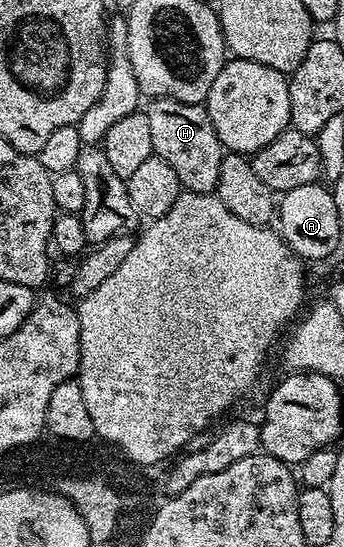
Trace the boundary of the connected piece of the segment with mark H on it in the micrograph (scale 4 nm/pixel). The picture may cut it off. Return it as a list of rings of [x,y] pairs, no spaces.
[[[157,98],[150,105],[145,113],[153,131],[154,157],[165,160],[165,164],[177,172],[177,180],[183,190],[214,194],[225,148],[213,128],[213,120],[209,120],[206,105],[194,106],[172,98]]]

